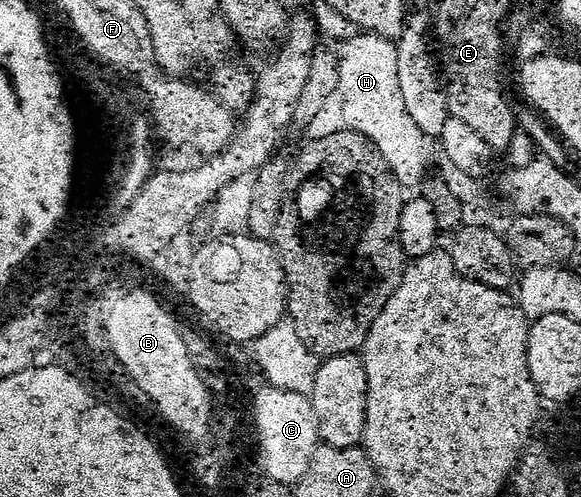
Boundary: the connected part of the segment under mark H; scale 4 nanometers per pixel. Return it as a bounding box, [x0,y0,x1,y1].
[339,31,429,189]

